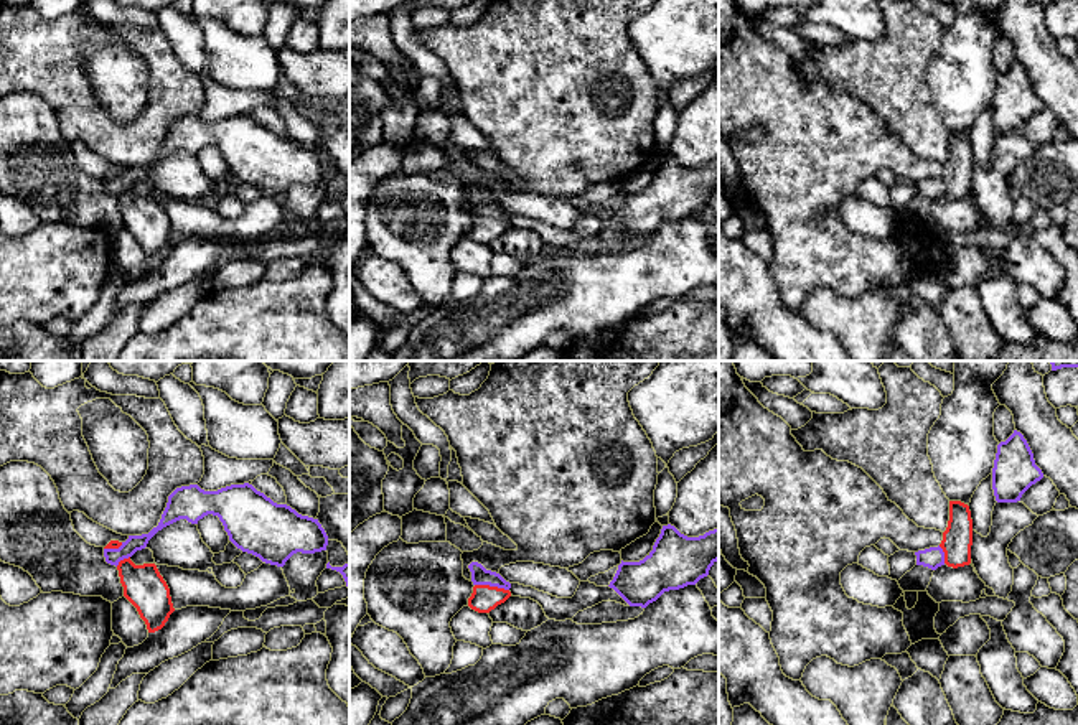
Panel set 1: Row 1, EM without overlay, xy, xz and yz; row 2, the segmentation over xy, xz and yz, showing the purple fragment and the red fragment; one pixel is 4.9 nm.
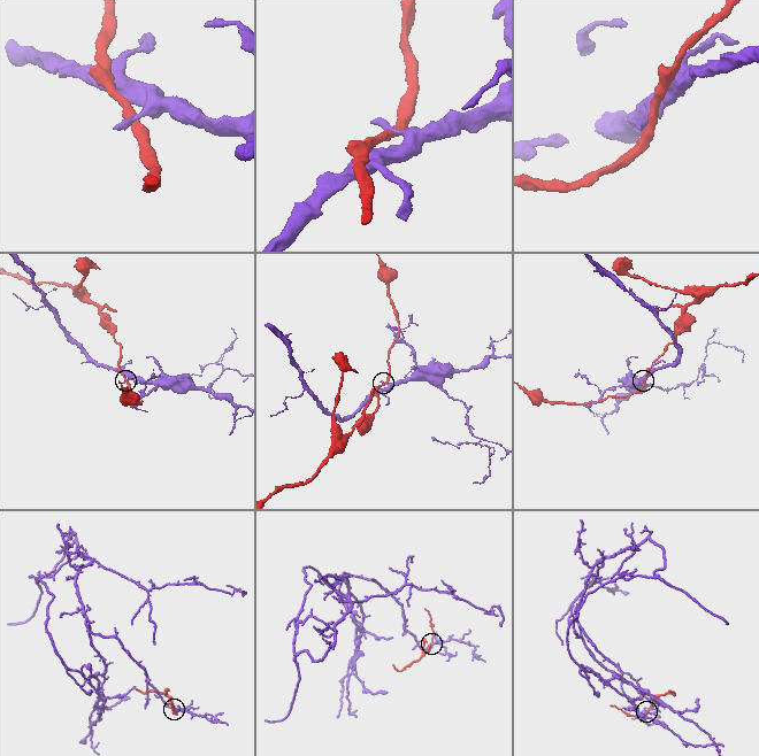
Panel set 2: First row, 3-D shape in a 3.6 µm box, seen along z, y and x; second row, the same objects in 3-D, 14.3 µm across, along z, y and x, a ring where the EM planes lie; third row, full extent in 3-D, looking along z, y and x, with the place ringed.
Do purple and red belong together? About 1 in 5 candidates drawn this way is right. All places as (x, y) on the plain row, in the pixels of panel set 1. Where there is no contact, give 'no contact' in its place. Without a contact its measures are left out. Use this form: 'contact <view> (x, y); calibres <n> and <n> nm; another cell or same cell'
contact xz (492, 216); calibres 90 and 130 nm; another cell

